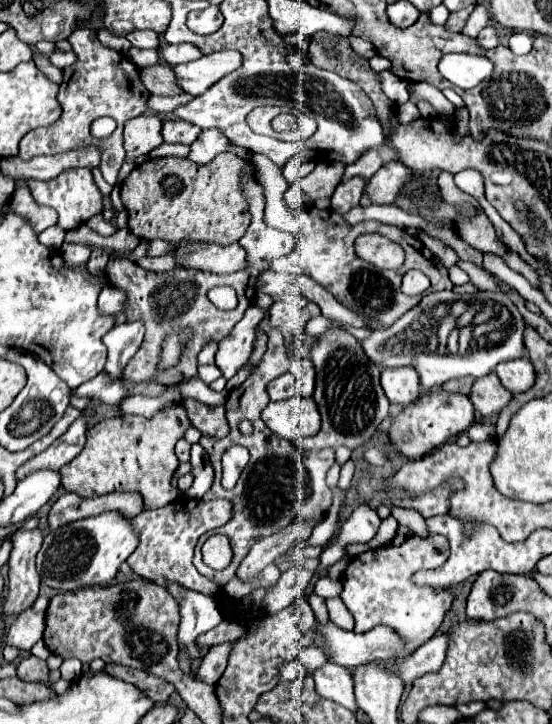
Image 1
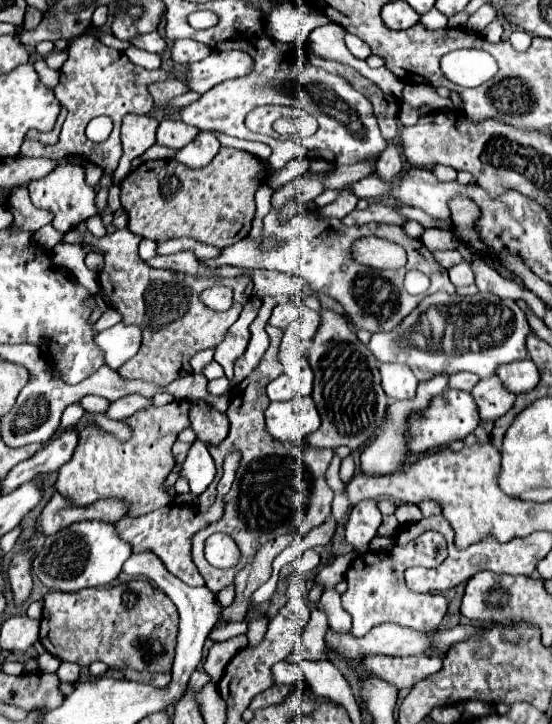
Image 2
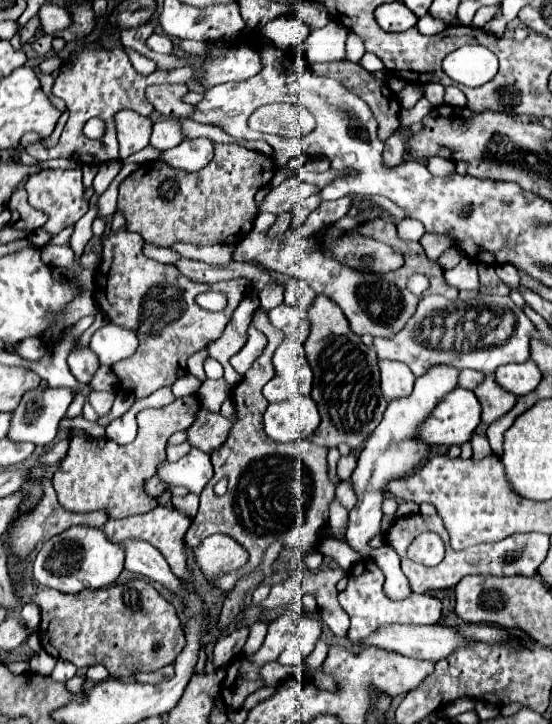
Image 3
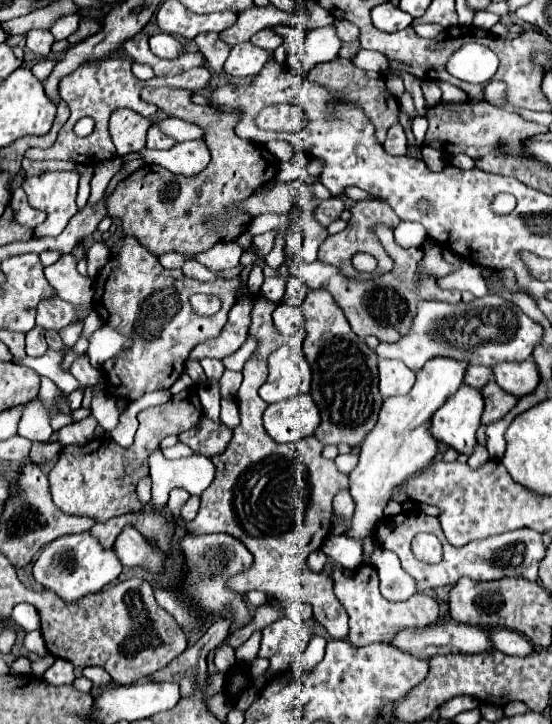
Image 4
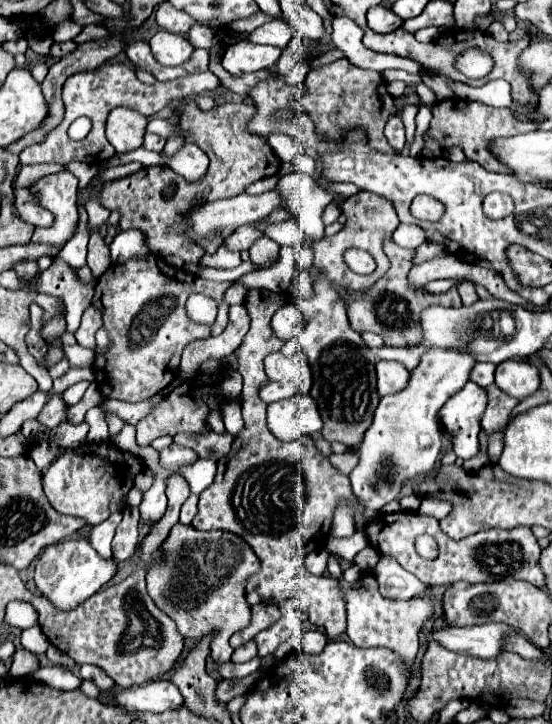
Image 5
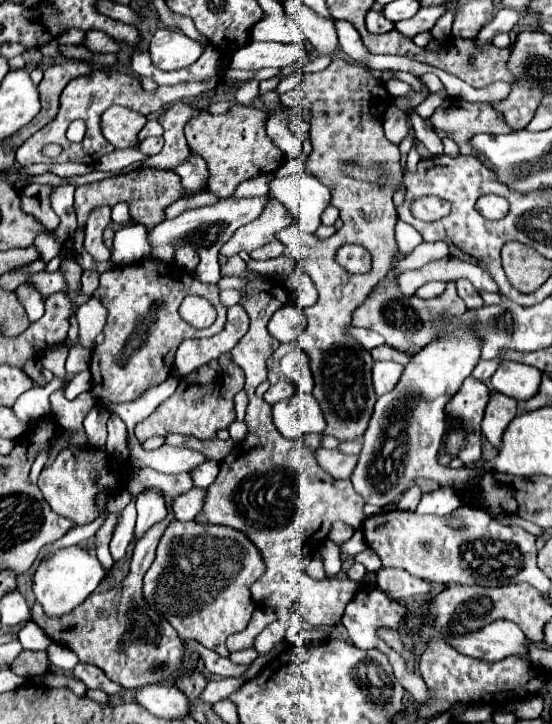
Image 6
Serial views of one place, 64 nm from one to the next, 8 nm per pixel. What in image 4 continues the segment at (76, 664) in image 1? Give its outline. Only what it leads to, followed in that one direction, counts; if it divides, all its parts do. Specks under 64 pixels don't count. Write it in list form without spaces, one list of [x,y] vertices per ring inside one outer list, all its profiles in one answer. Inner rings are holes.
[[[58,658],[40,678],[52,686],[70,686],[74,682],[74,666],[72,662]]]

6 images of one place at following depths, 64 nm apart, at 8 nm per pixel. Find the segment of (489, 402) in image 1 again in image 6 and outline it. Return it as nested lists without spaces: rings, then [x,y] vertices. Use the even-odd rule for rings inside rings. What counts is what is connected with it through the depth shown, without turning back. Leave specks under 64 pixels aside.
[[[492,392],[492,400],[486,406],[486,416],[484,416],[484,436],[486,440],[498,448],[502,444],[502,434],[504,428],[510,424],[510,420],[516,416],[518,402],[510,396],[504,396],[500,392]]]

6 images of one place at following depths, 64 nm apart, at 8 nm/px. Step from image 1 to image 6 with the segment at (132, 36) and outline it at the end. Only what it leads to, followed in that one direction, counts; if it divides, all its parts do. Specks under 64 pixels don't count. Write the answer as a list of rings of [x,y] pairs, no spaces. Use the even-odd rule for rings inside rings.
[[[160,28],[150,42],[150,56],[160,70],[182,70],[192,66],[206,46],[188,38],[180,30]]]

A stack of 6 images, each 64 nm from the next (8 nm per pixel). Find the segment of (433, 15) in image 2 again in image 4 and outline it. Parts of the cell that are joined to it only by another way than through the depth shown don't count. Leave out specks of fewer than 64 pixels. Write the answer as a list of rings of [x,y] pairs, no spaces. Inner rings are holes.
[[[420,24],[420,26],[414,26],[414,30],[420,38],[434,38],[440,34],[442,26],[440,24]]]

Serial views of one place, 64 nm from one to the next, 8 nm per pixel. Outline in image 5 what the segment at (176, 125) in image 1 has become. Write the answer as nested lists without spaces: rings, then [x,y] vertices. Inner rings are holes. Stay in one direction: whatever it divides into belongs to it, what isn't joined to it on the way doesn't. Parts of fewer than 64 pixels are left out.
[[[146,134],[142,146],[144,146],[146,150],[152,150],[152,152],[162,152],[164,144],[166,144],[164,138],[160,138],[160,136],[156,136],[156,134]]]

